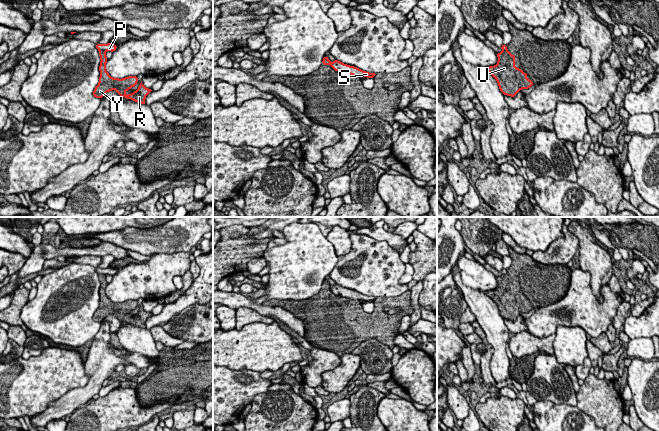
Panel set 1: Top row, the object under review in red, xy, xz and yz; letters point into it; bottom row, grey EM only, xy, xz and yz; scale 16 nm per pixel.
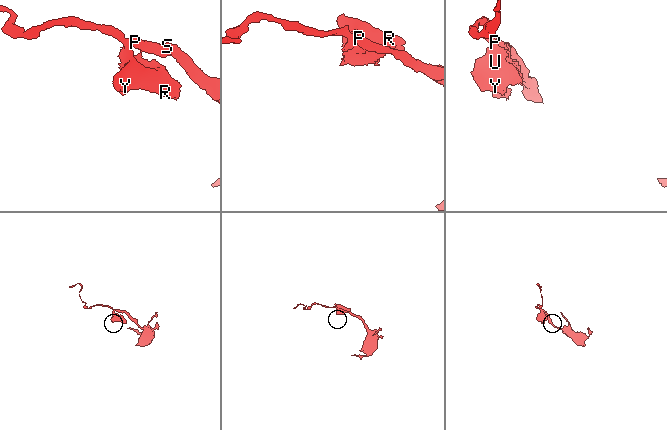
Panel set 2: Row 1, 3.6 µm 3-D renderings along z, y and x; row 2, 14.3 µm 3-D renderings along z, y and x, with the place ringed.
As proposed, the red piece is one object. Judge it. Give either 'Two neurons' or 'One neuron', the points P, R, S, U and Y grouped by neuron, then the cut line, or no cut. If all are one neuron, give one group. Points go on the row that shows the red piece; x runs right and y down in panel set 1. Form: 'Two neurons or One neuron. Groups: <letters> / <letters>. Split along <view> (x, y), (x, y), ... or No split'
Two neurons. Groups: P S / R U Y. Split along xy (99, 49), (104, 51)

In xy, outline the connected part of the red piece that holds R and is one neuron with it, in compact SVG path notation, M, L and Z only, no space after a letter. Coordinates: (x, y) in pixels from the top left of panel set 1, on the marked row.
M99 50L99 56L101 59L99 71L99 83L93 91L93 96L96 98L102 98L108 91L115 90L121 97L126 99L134 100L135 102L146 104L146 96L152 92L152 89L146 88L142 82L139 85L139 88L133 93L126 95L125 92L132 87L134 87L138 82L137 76L129 76L123 79L112 78L109 73L106 71L106 63L108 61L105 51Z

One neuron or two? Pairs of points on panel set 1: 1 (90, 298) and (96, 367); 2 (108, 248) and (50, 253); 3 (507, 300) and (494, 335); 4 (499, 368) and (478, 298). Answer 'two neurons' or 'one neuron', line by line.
1: two neurons
2: one neuron
3: two neurons
4: one neuron

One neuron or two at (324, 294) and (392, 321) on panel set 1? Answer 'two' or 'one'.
one

